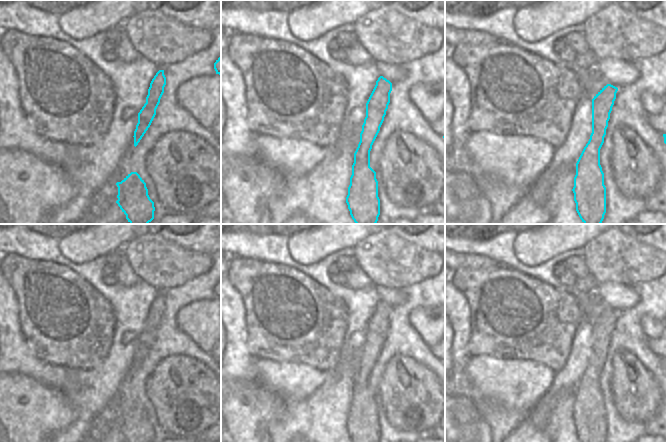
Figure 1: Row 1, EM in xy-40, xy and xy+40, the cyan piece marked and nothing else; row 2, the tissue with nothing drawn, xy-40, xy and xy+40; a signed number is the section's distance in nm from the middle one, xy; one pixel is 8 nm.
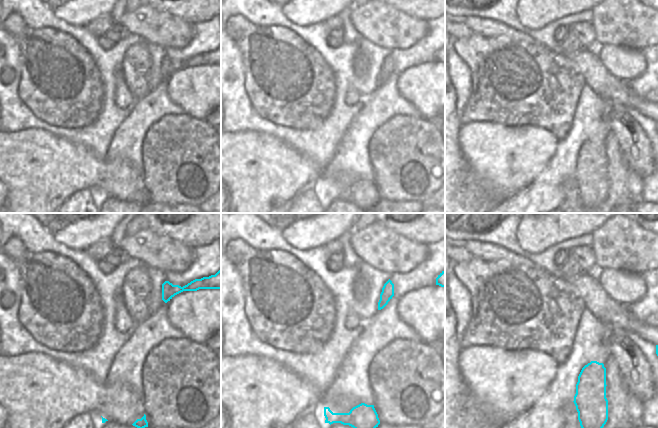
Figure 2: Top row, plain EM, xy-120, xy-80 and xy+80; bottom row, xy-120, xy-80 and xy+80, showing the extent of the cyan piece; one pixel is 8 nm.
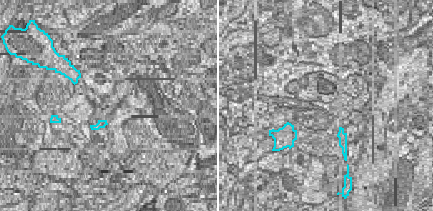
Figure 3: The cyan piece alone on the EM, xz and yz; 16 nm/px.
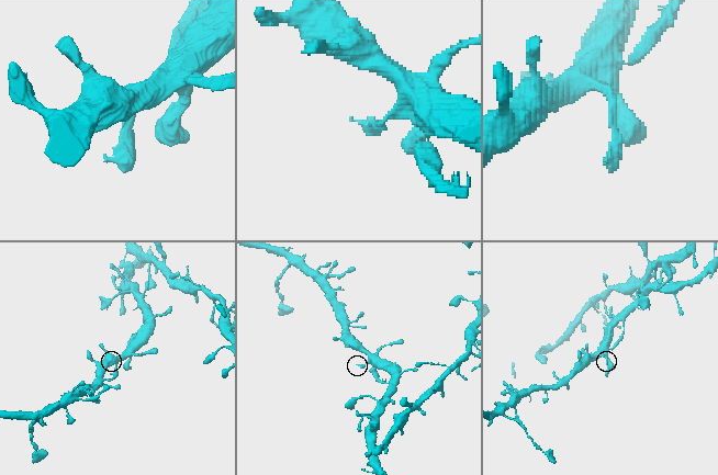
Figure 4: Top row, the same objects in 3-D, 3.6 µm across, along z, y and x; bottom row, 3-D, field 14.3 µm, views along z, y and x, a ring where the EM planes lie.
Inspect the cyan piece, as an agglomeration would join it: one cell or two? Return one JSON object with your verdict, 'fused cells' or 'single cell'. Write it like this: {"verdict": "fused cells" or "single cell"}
{"verdict": "single cell"}

